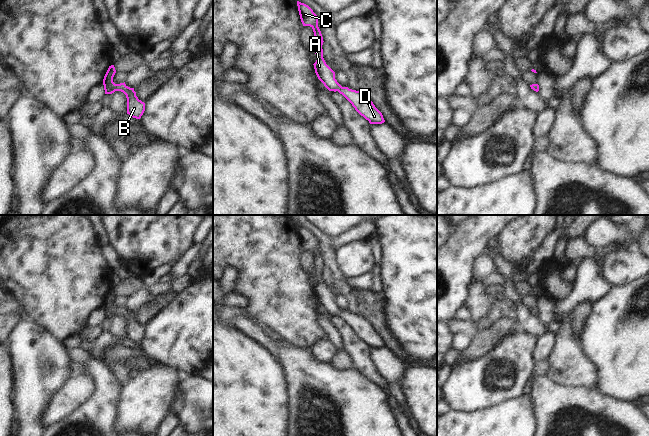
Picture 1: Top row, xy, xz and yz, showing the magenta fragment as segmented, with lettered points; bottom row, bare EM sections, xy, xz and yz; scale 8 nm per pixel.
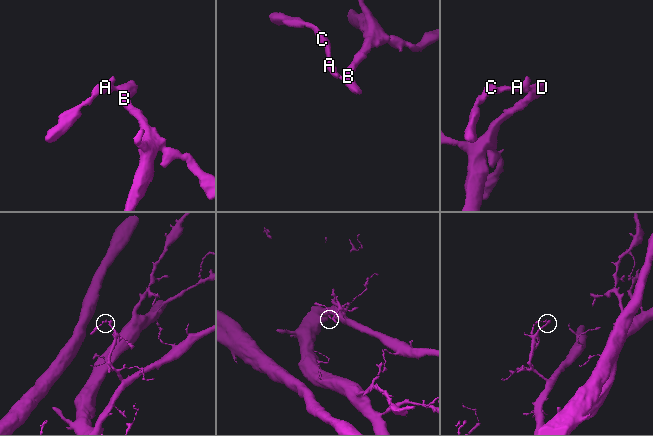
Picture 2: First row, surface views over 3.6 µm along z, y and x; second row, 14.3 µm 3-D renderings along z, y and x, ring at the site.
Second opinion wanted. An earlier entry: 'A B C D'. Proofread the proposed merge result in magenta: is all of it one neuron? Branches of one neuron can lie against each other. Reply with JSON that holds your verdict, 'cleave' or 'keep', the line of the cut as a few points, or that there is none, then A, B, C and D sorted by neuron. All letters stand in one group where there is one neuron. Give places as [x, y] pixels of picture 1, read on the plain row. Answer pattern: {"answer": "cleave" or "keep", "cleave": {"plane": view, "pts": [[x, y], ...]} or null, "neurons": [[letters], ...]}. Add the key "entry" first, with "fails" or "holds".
{"entry": "holds", "answer": "keep", "cleave": null, "neurons": [["A", "B", "C", "D"]]}

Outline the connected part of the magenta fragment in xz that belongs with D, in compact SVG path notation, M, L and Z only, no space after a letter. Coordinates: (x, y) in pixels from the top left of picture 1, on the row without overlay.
M297 225L298 235L303 250L310 250L315 260L316 286L313 288L318 303L329 315L338 315L342 318L370 348L385 346L382 337L375 331L371 323L361 315L342 311L335 303L335 296L326 288L323 282L323 261L318 251L318 241L306 228Z

